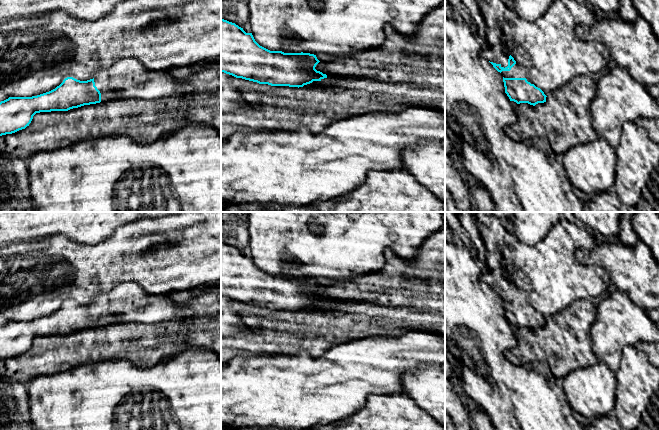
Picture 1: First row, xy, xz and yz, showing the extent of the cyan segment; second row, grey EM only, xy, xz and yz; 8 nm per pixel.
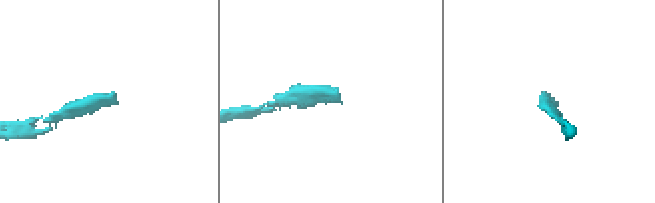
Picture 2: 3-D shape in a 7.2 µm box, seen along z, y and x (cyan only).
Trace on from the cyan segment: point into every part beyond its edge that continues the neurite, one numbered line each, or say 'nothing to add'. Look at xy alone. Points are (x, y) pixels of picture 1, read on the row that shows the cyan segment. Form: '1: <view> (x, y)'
1: xy (127, 78)

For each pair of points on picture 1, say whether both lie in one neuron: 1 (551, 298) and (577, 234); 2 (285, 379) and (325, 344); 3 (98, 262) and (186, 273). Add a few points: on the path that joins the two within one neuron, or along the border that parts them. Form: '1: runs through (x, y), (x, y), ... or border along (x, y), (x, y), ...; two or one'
1: runs through (551, 282), (551, 262), (561, 250); one
2: border along (339, 341), (329, 349), (319, 353); two
3: runs through (120, 264), (136, 264), (150, 272), (164, 272); one

